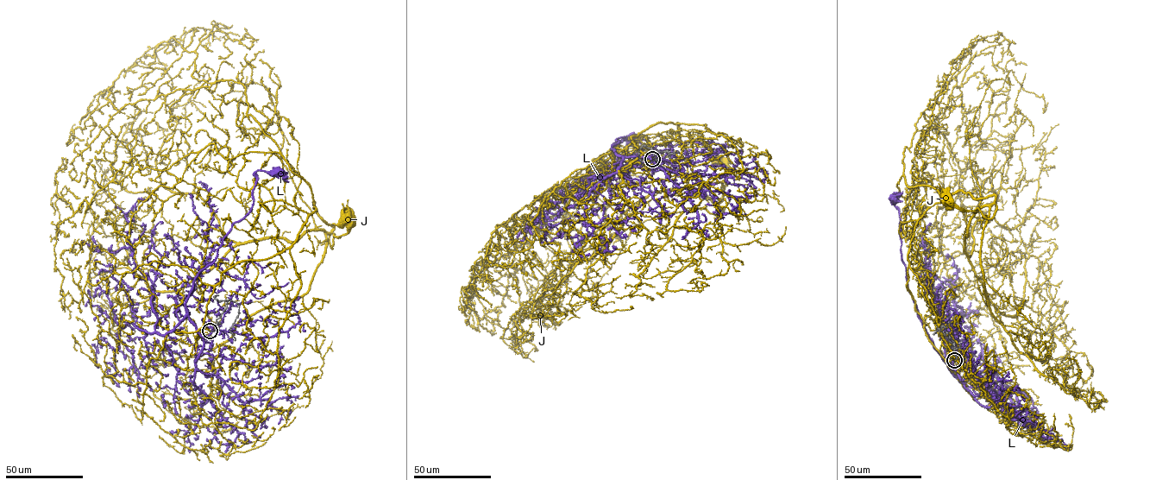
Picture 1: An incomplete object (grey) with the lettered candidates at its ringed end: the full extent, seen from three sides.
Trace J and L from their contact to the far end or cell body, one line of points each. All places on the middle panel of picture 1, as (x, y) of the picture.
J: (653, 159), (631, 137), (677, 123), (688, 190), (722, 211), (729, 167), (720, 160)
L: (654, 159), (614, 153), (615, 140), (625, 138), (616, 147), (615, 142), (630, 136)

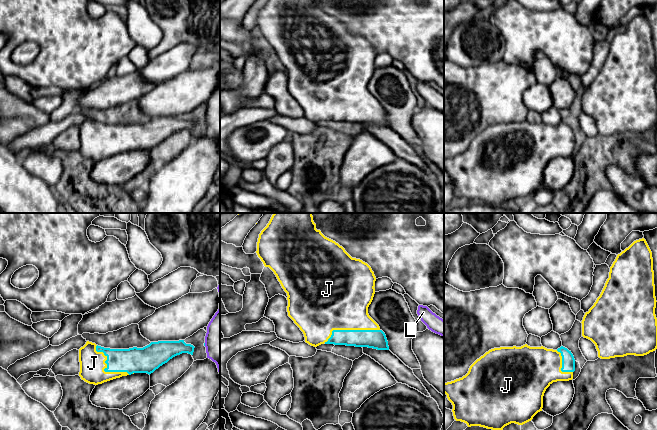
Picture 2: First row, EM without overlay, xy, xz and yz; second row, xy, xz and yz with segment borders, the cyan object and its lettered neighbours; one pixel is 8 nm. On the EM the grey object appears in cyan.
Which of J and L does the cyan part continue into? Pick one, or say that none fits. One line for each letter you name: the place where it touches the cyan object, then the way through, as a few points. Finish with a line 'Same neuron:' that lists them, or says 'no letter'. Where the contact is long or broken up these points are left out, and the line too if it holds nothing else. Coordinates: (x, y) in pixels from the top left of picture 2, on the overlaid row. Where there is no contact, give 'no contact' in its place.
J: meets cyan in xz at (349, 330)
Same neuron: J

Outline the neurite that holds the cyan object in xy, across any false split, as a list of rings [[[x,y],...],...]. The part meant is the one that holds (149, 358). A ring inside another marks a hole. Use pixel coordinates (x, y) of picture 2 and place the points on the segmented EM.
[[[184,340],[151,342],[143,348],[129,349],[104,348],[87,341],[79,349],[79,376],[89,384],[98,385],[134,373],[150,375],[177,355],[193,355],[194,348]]]

